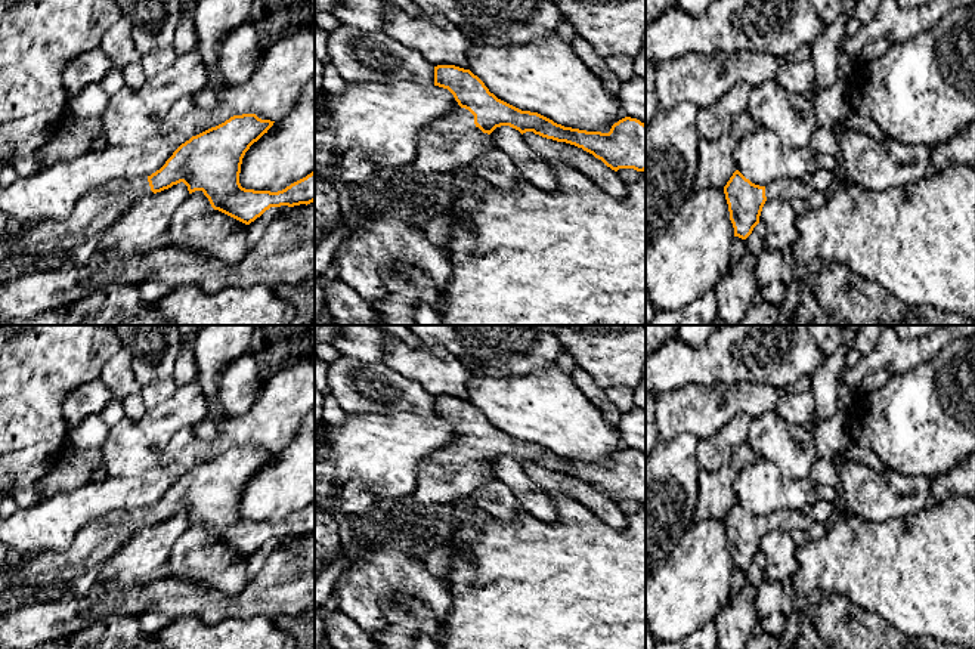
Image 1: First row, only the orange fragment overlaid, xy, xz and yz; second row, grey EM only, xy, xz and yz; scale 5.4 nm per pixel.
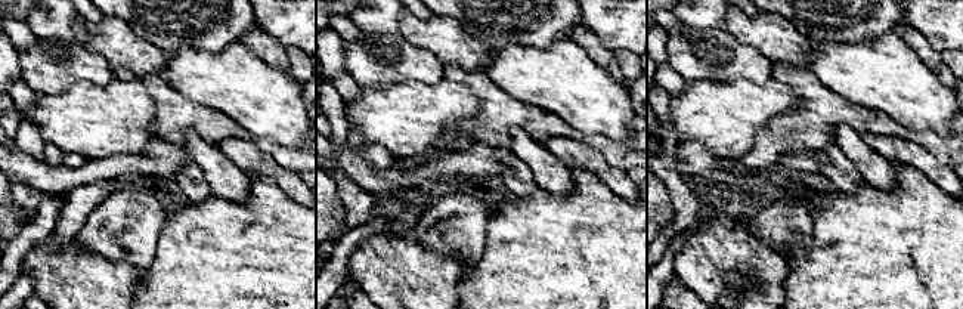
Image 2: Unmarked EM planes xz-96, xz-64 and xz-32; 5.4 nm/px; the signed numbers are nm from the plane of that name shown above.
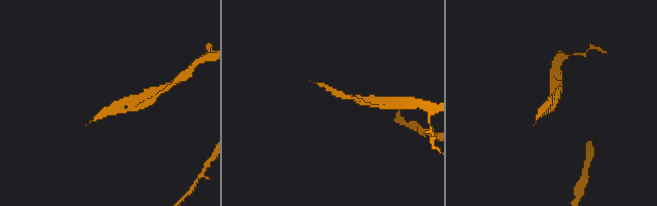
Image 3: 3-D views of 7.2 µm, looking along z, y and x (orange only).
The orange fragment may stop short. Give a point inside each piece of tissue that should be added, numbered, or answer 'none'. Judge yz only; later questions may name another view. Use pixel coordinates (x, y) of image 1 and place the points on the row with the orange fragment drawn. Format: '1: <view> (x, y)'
1: yz (789, 188)

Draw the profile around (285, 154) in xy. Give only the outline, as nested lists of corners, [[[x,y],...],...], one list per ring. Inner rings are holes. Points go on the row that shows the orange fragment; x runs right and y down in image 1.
[[[315,75],[290,112],[245,152],[239,183],[278,192],[315,170]]]

